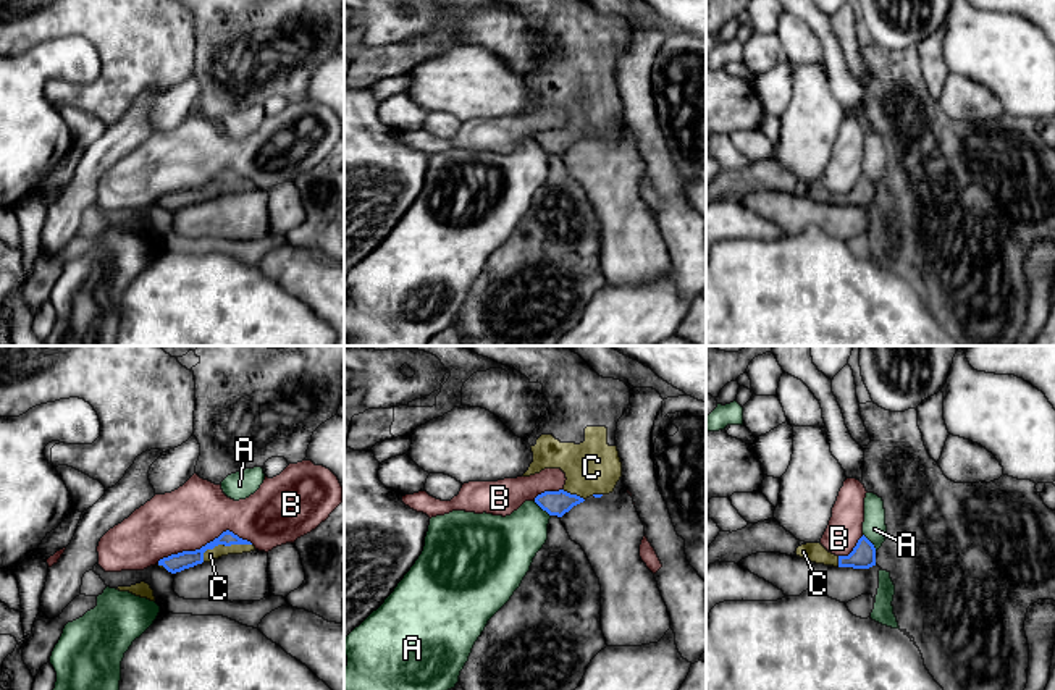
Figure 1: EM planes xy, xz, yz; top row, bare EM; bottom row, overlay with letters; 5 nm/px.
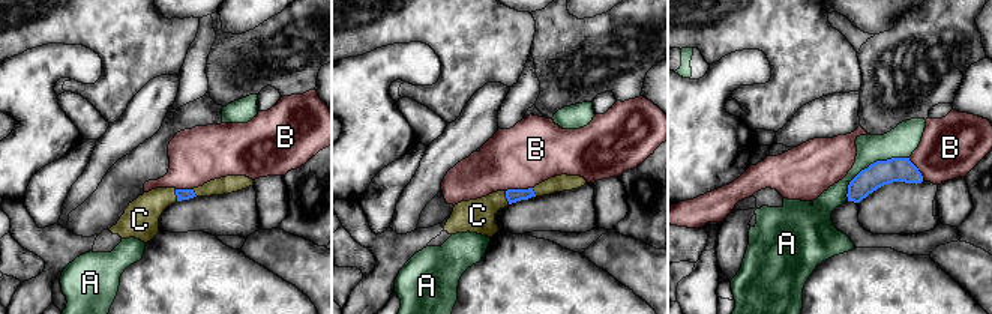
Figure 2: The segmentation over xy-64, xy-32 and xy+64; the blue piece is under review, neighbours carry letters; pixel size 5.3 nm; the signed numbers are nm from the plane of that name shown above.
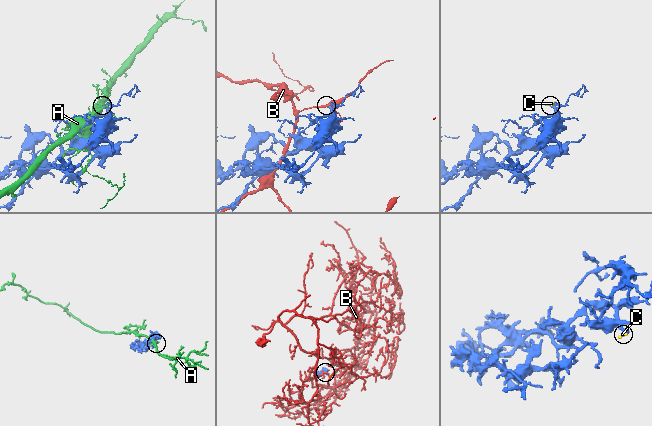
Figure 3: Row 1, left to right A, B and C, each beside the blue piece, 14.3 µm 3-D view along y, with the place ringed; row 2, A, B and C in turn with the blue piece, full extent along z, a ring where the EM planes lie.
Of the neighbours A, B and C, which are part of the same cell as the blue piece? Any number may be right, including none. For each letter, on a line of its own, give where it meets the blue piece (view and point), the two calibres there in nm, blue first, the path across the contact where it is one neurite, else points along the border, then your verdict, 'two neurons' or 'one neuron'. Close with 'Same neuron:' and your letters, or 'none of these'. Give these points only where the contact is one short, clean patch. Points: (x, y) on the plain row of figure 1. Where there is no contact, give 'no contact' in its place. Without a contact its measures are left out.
A: xz (542, 146) | 130/280 nm | two neurons
B: xy (205, 183) | 90/320 nm | two neurons
C: xy (223, 181) | 90/60 nm | one neuron
Same neuron: C

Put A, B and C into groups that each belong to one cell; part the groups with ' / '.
A / B / C

